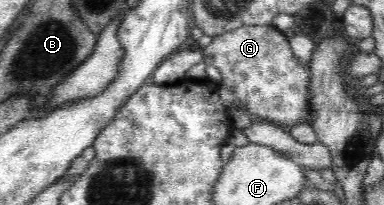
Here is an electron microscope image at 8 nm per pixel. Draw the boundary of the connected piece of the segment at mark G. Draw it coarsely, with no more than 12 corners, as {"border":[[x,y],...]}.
{"border":[[273,25],[202,49],[221,85],[276,125],[311,125],[312,74]]}

